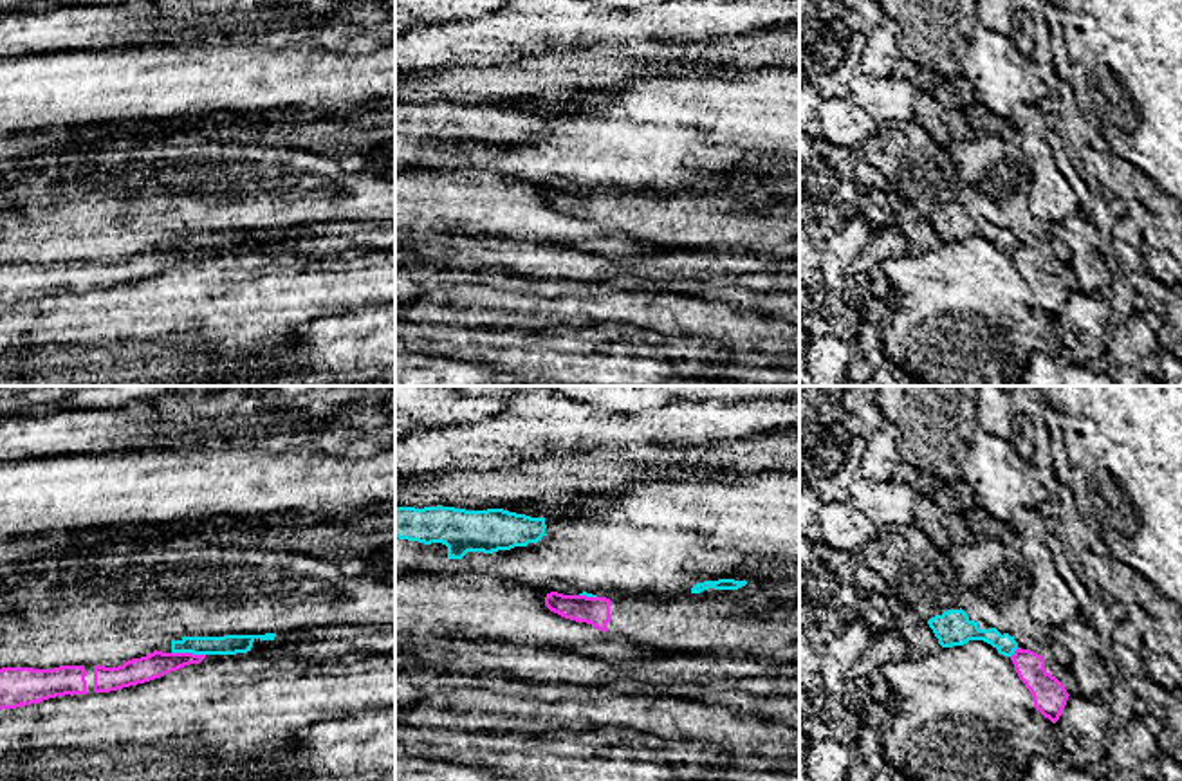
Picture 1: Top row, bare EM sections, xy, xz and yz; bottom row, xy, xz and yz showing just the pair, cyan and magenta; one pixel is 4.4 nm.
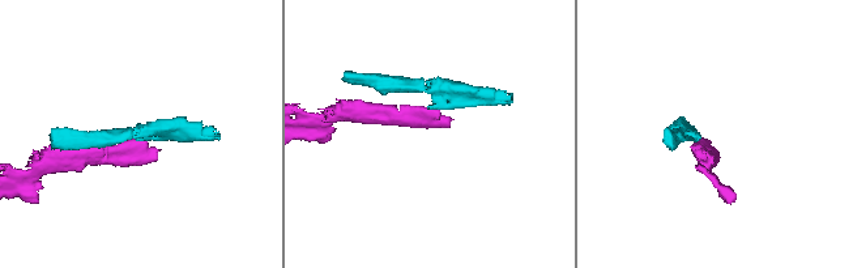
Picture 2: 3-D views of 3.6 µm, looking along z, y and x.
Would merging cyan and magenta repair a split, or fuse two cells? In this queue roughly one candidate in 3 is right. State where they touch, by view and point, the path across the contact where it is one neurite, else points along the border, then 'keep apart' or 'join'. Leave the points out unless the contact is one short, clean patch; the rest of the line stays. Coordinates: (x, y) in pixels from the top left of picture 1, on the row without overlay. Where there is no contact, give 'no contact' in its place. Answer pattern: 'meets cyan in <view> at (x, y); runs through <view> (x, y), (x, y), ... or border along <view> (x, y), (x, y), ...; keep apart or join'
meets cyan in xy at (188, 248); border along xy (172, 248), (204, 251); keep apart

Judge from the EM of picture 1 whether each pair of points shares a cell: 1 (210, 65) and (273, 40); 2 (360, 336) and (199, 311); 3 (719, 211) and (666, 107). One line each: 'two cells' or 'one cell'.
1: two cells
2: two cells
3: two cells

